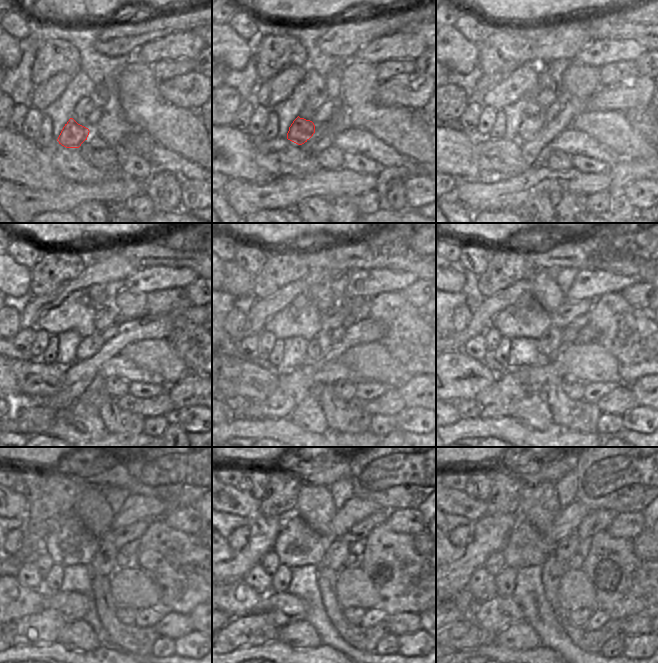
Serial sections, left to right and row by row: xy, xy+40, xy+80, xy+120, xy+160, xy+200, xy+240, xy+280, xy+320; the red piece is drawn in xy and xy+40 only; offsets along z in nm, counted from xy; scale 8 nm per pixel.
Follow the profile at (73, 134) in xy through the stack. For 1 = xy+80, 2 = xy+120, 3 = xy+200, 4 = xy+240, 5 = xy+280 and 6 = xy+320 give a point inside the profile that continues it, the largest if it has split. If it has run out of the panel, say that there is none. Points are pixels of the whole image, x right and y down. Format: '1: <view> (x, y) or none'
1: xy+80 (531, 125)
2: xy+120 (89, 346)
3: xy+200 (550, 342)
4: xy+240 (104, 563)
5: xy+280 (337, 550)
6: xy+320 (563, 550)

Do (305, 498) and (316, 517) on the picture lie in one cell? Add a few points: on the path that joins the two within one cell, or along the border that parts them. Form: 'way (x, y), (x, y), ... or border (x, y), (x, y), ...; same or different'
way (310, 503), (316, 509), (316, 512); same

